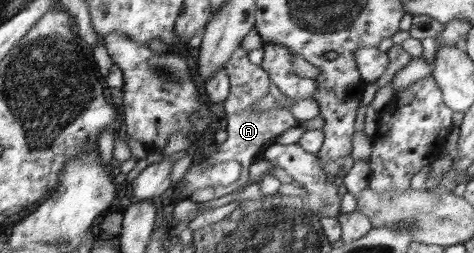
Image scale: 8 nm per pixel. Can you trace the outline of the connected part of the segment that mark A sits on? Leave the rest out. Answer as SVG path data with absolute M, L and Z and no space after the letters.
M239 47L232 56L232 59L224 66L224 71L230 80L230 93L224 102L223 111L225 111L227 119L228 133L227 139L221 144L217 144L217 148L214 153L211 153L209 157L202 157L201 161L207 164L218 165L227 161L235 161L242 165L242 174L239 179L236 179L228 186L207 187L207 189L201 189L198 193L191 194L190 199L195 203L205 203L205 201L217 199L223 197L227 193L238 190L243 187L249 179L249 165L253 163L253 159L269 145L271 139L275 139L289 127L295 125L295 118L293 112L287 109L269 109L265 111L255 111L253 106L257 102L266 98L269 93L269 77L265 69L253 65L248 59L248 53L242 47Z

